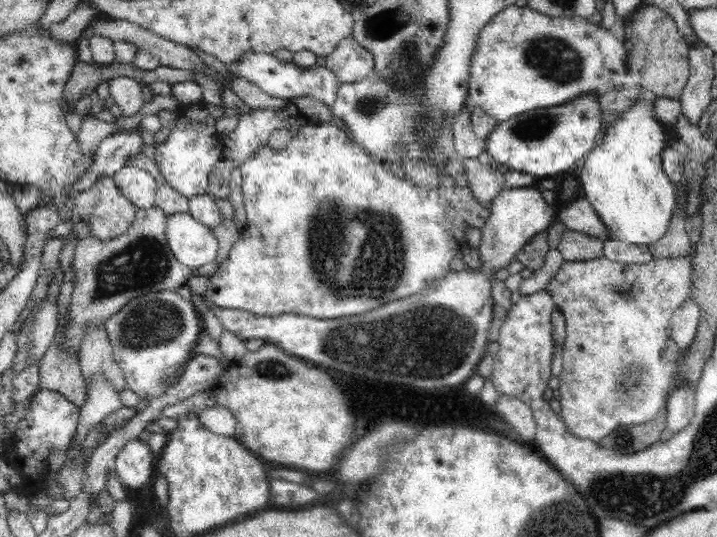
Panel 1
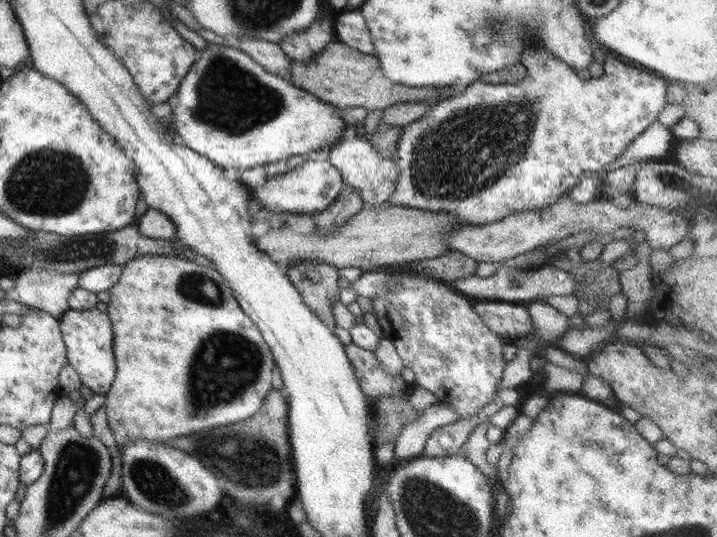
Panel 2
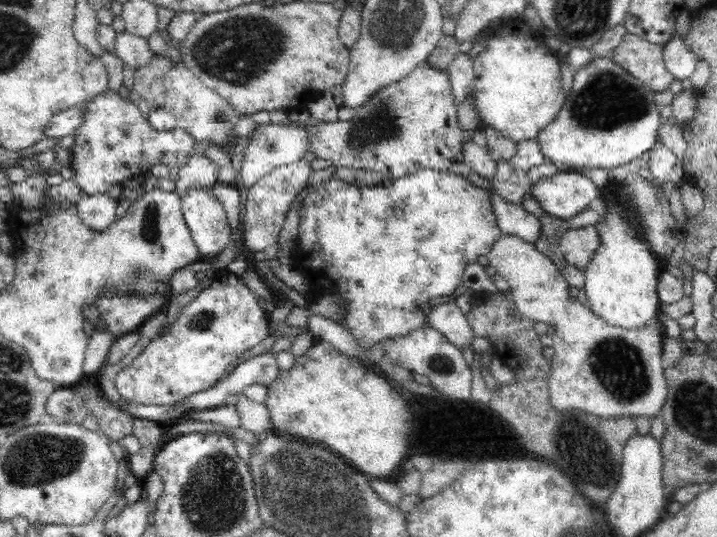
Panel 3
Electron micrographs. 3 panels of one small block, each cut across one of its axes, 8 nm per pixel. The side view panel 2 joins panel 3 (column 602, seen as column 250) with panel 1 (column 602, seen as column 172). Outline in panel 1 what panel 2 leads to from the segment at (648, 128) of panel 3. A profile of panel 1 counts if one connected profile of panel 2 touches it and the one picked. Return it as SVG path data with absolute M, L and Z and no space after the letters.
M592 93L581 94L562 106L528 110L499 122L485 140L486 151L494 163L535 178L575 173L581 161L598 144L605 128L598 99L598 95Z

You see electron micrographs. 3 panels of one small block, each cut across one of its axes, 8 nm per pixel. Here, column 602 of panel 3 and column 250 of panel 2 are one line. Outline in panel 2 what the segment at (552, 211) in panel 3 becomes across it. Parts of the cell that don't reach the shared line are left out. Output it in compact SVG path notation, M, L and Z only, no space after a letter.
M308 159L284 174L268 178L260 189L250 189L250 194L253 200L264 207L276 204L291 214L314 215L326 210L341 195L345 185L341 172L333 164L324 160Z

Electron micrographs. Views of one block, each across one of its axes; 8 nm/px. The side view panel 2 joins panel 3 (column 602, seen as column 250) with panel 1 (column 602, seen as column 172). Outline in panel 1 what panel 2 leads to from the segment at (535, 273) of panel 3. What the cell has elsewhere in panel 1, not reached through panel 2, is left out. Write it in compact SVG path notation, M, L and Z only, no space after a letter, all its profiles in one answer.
M692 251L686 254L686 257L678 259L652 260L648 264L622 264L620 262L612 262L608 258L601 257L585 262L565 262L560 266L560 270L552 276L552 280L548 282L545 292L550 293L552 301L556 309L562 312L566 318L566 338L563 346L563 363L559 377L560 391L560 416L563 418L567 431L582 440L588 439L595 443L601 441L606 435L609 435L619 426L636 426L654 419L664 406L667 405L670 388L673 384L675 374L674 365L663 357L665 346L669 337L666 334L669 327L669 320L677 308L684 305L686 300L690 299L691 277L692 277L692 260L694 256Z

